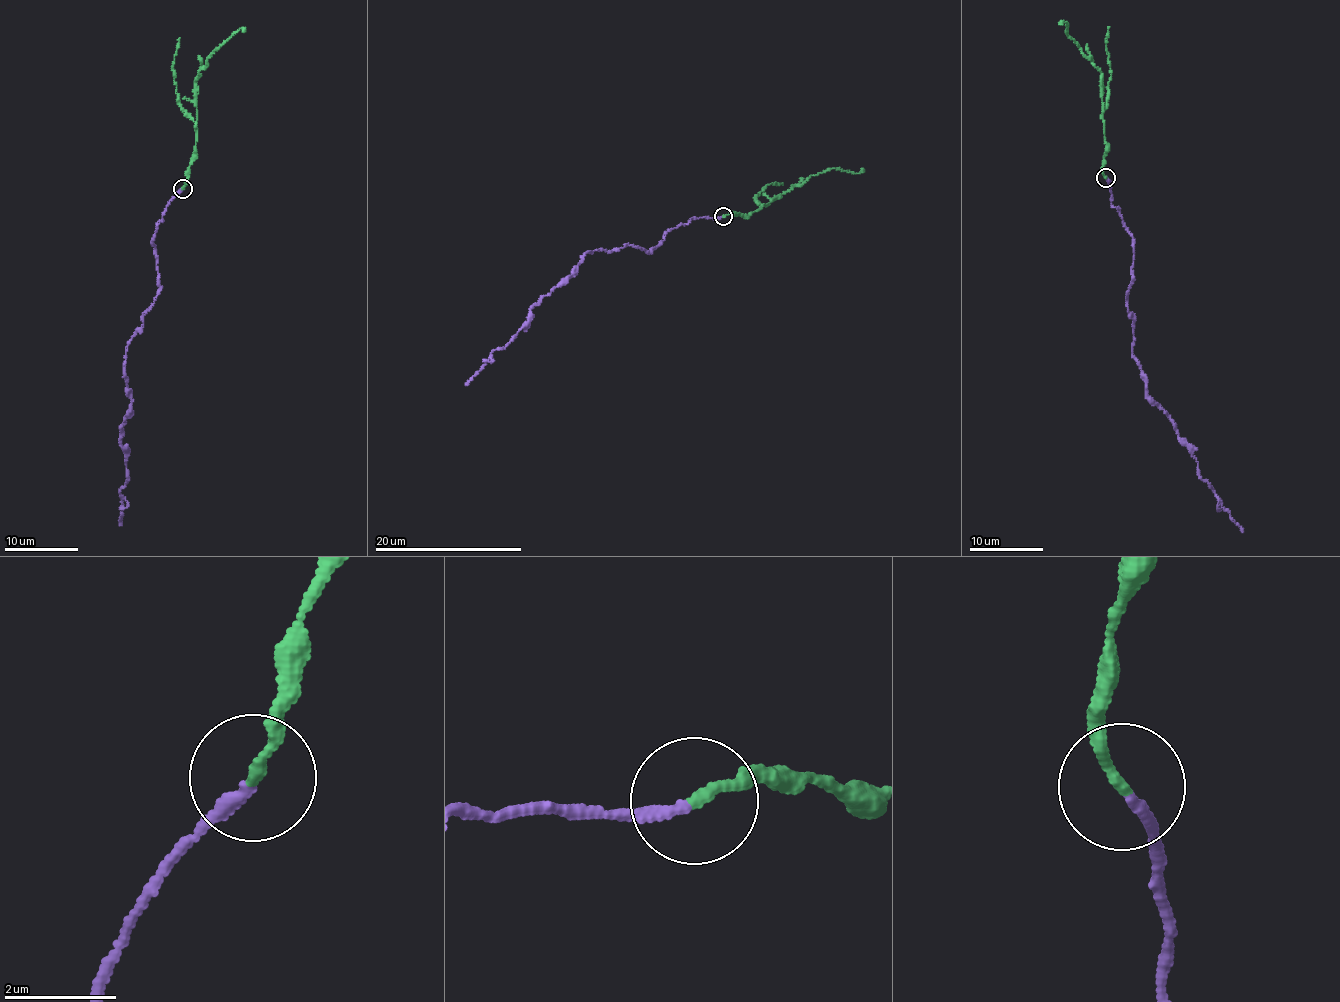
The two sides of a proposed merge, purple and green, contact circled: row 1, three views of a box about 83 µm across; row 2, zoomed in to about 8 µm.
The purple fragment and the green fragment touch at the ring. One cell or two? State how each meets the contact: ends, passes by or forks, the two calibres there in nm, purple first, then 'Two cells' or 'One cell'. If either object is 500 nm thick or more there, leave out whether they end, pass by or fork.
At the ring purple ends. At the ring green ends. Thickness 190 nm (purple) against 180 nm. Two cells

